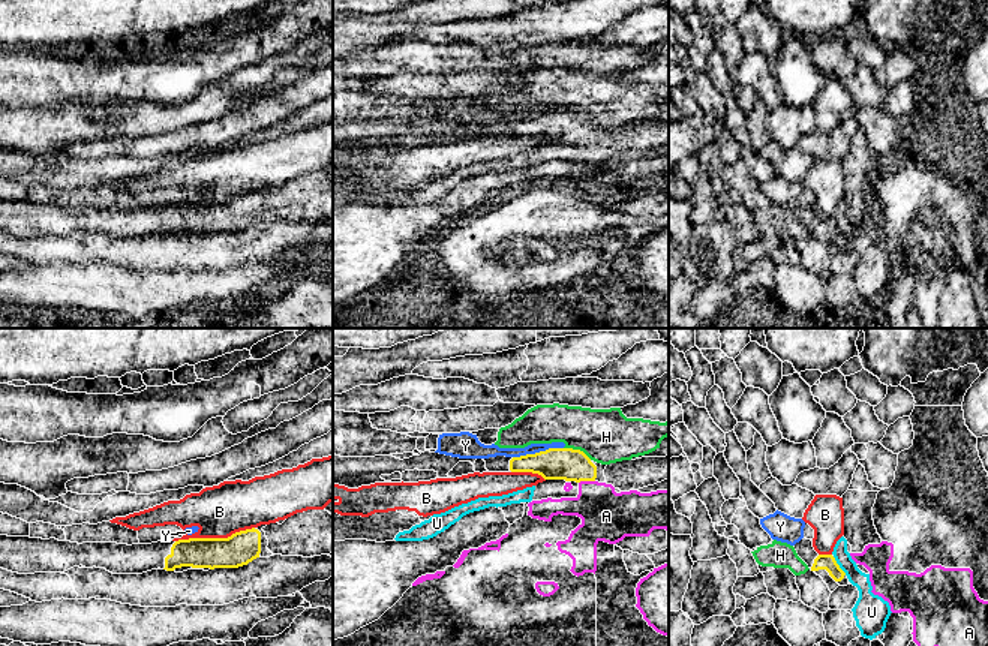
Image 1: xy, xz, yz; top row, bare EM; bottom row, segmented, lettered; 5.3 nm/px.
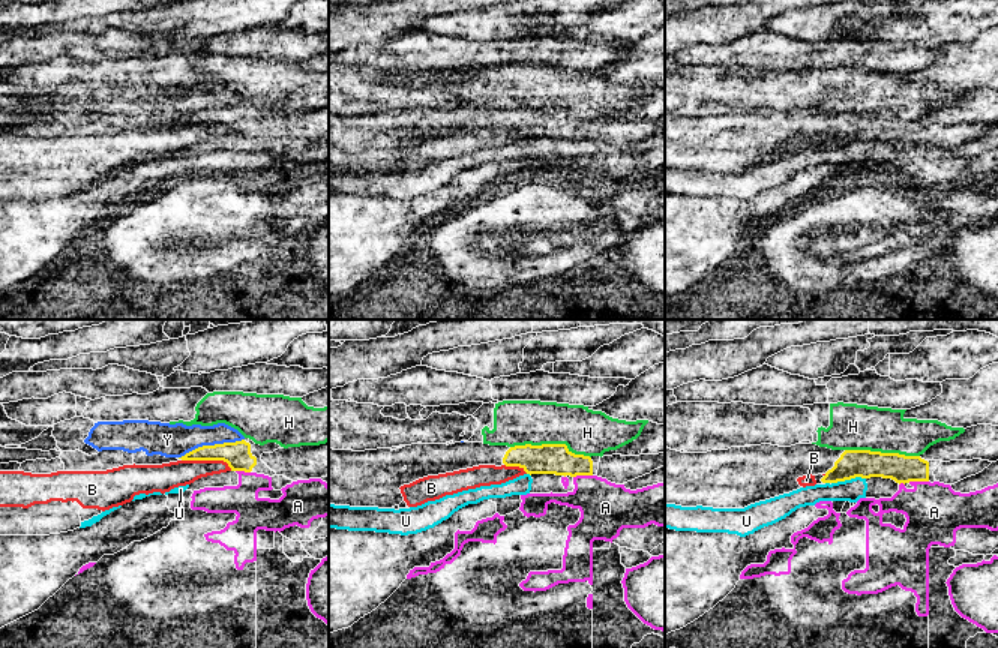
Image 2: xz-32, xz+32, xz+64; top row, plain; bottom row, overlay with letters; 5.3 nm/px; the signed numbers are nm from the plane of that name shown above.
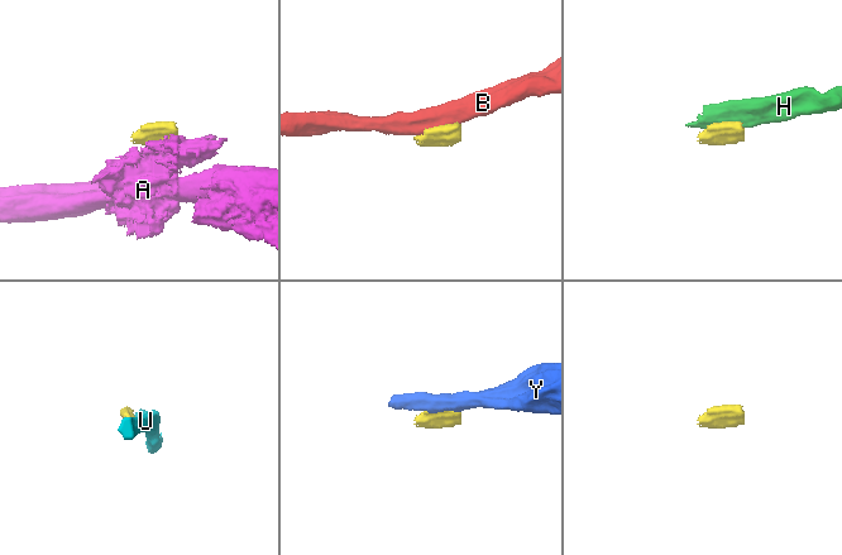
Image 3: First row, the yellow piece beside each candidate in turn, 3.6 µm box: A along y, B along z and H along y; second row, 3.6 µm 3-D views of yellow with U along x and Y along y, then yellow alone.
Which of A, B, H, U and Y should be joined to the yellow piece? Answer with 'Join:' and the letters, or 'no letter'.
Join: no letter

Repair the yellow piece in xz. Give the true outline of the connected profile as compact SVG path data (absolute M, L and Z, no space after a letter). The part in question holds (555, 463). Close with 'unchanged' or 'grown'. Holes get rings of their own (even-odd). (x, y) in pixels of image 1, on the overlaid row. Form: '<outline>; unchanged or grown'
M549 448L520 457L496 456L483 460L489 472L532 472L544 480L598 481L621 492L639 490L669 478L669 456L601 465L580 450Z; grown

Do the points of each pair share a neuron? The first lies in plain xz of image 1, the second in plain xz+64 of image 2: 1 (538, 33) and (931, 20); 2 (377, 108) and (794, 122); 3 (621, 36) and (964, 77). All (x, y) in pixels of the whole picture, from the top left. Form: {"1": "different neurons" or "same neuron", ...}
{"1": "different neurons", "2": "different neurons", "3": "different neurons"}

